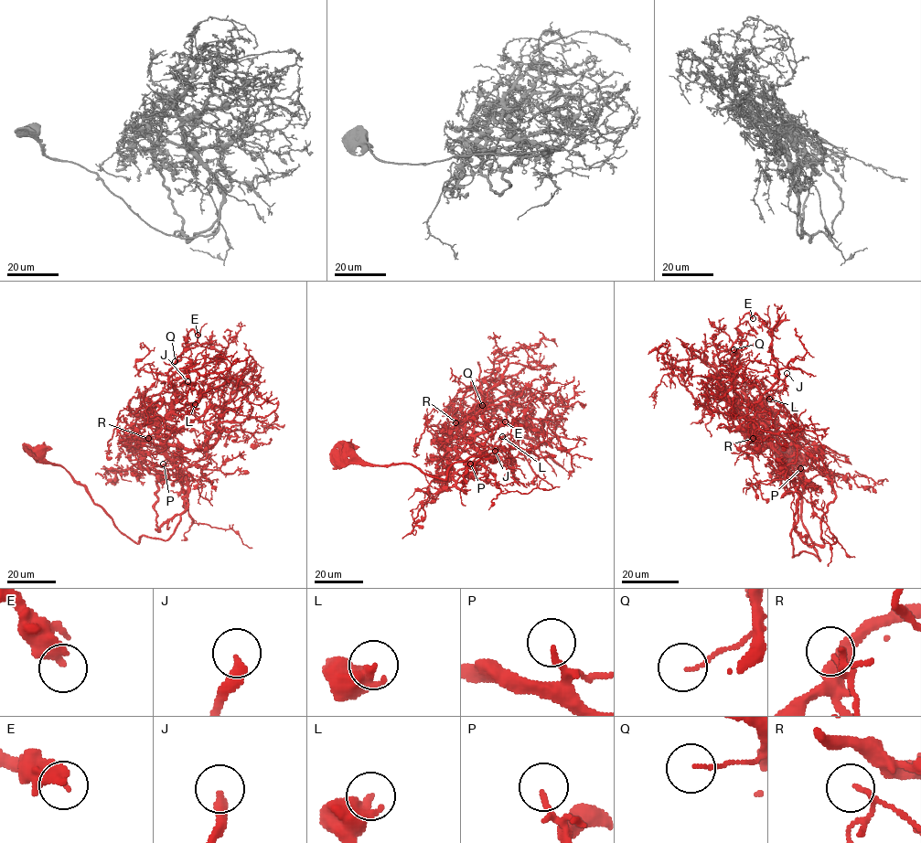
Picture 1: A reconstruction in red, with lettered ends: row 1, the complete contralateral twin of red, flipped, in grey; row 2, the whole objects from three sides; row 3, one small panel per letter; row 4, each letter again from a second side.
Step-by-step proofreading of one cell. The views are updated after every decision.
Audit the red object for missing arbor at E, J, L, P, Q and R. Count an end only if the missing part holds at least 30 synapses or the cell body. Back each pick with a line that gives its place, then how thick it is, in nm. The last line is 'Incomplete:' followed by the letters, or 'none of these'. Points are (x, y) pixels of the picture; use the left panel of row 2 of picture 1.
J: at (187, 381); 320 nm thick
P: at (163, 464); 110 nm thick
Incomplete: J, P

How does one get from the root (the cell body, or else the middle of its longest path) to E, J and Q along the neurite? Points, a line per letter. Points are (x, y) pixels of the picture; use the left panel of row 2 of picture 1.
E: (40, 452), (132, 539), (167, 539), (187, 486), (158, 425), (175, 399), (167, 372), (188, 333), (198, 335)
J: (40, 452), (132, 539), (165, 540), (187, 486), (150, 410), (174, 402), (187, 381)
Q: (40, 452), (132, 539), (167, 539), (187, 487), (158, 432), (175, 399), (167, 375), (175, 361)

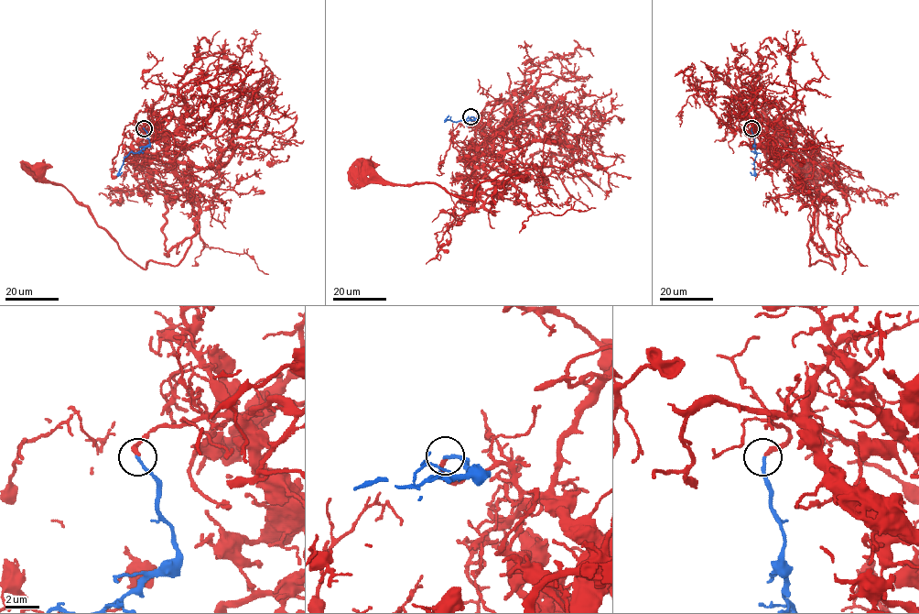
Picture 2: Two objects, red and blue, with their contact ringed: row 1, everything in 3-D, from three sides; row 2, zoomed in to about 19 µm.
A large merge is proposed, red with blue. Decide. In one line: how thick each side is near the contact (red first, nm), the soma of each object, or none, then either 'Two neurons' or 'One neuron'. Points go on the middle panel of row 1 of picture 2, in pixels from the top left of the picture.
Thickness 280 nm (red) against 170 nm. Soma of red: (366, 166). Soma of blue: none. One neuron

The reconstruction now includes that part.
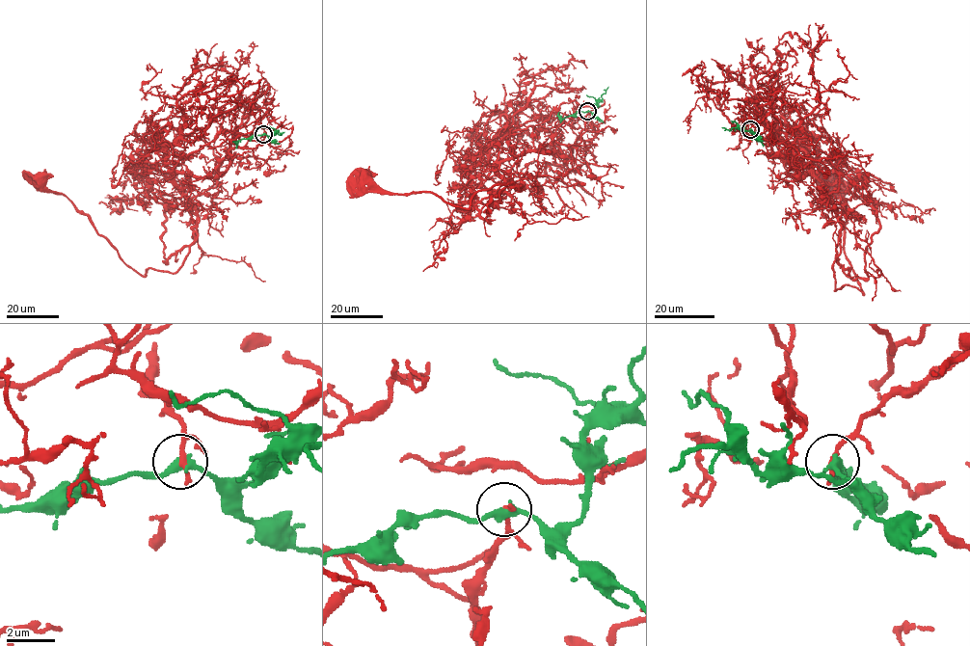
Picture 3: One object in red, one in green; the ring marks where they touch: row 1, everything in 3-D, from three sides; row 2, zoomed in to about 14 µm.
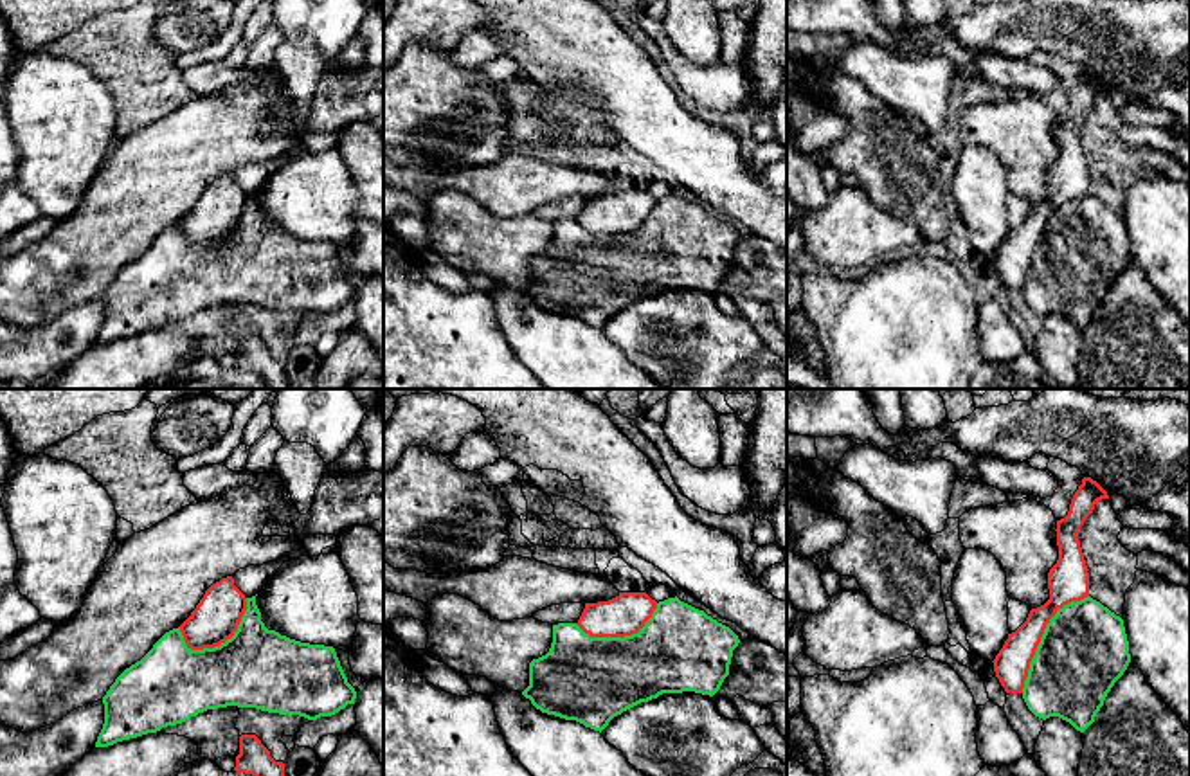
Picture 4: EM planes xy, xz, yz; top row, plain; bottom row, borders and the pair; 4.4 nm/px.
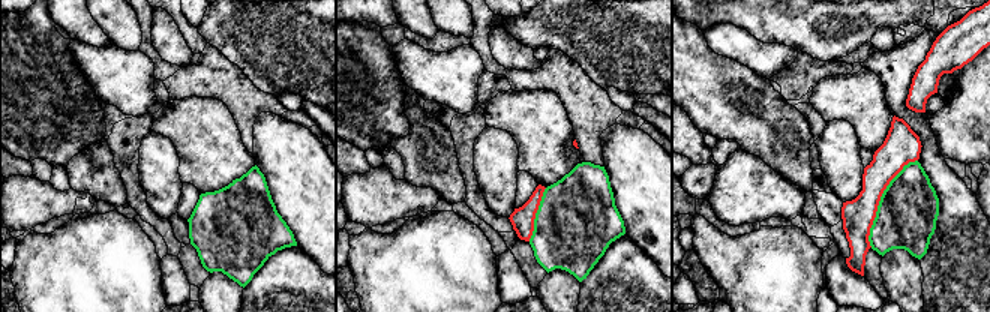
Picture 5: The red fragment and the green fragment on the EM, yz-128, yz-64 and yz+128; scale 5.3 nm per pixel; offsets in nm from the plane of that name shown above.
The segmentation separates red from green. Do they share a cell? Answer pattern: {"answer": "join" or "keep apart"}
{"answer": "keep apart"}

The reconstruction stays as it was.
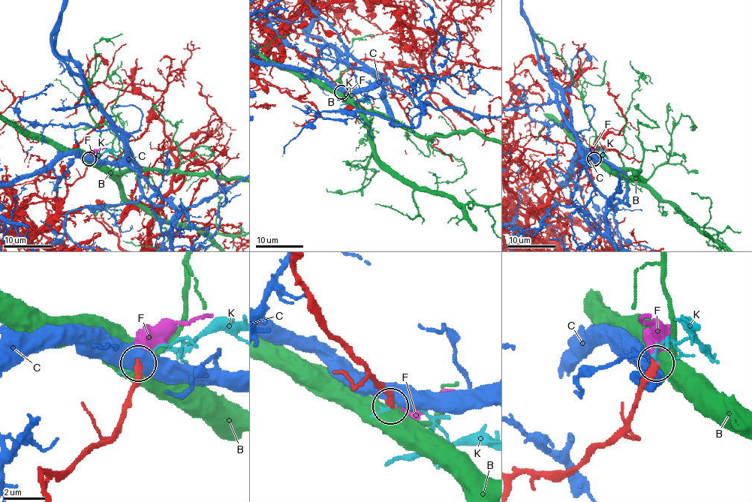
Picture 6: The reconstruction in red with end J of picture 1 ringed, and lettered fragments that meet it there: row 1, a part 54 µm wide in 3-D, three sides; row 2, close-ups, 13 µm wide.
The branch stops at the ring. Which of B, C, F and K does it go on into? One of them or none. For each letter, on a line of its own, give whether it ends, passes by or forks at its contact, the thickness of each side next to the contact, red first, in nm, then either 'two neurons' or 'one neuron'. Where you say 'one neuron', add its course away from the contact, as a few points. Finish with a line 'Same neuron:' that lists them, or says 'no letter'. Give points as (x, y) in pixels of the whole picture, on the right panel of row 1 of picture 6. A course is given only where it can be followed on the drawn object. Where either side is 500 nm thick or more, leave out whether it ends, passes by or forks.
B: 360 nm thick on the red side, 750 nm on the other; two neurons
C: 380 nm thick on the red side, 550 nm on the other; two neurons
F: 360 nm thick on the red side, 500 nm on the other; one neuron
K: it ends there; 360 nm thick on the red side, 200 nm on the other; two neurons
Same neuron: F

